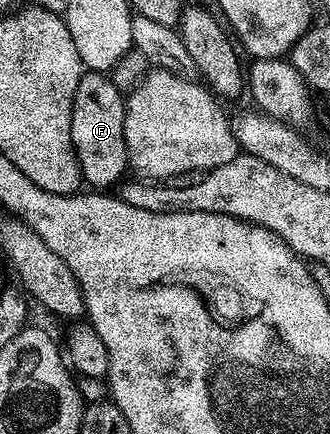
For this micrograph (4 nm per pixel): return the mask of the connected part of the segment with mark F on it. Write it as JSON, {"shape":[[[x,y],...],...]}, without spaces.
{"shape":[[[83,71],[76,98],[72,102],[72,146],[82,171],[82,179],[91,189],[106,190],[127,175],[126,143],[124,142],[124,94],[110,81],[109,75]]]}

